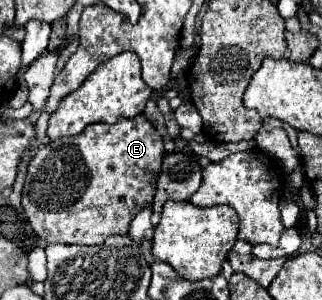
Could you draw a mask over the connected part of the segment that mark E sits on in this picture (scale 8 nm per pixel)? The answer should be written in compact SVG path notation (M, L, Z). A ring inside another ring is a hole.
M145 115L113 125L93 123L77 137L39 147L29 161L21 197L31 229L47 243L69 245L101 245L111 235L127 235L133 217L153 201L153 175L161 169L163 151L163 139ZM81 181L87 183L83 195Z

